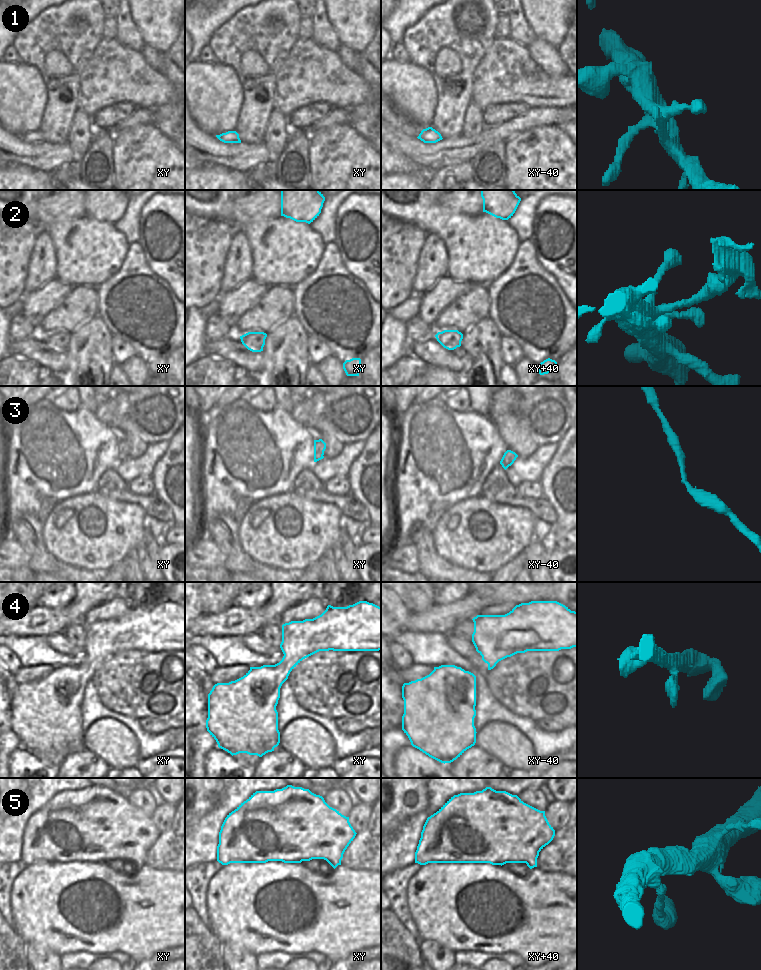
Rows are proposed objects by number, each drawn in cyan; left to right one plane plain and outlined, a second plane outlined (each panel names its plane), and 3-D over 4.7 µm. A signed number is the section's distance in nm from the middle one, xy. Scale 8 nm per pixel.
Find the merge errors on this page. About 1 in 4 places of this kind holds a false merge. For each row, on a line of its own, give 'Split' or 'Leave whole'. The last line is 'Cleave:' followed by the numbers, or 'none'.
1: Leave whole
2: Split
3: Leave whole
4: Leave whole
5: Leave whole
Cleave: 2

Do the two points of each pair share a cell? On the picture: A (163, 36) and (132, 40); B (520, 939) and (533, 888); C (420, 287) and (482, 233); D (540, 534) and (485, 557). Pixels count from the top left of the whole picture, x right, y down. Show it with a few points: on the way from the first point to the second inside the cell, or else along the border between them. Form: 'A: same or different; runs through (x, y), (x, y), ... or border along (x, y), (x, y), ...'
A: different; border along (131, 18), (145, 44)
B: same; runs through (533, 926), (533, 901)
C: different; border along (442, 239), (448, 259), (447, 275)
D: different; border along (536, 520), (533, 539)

